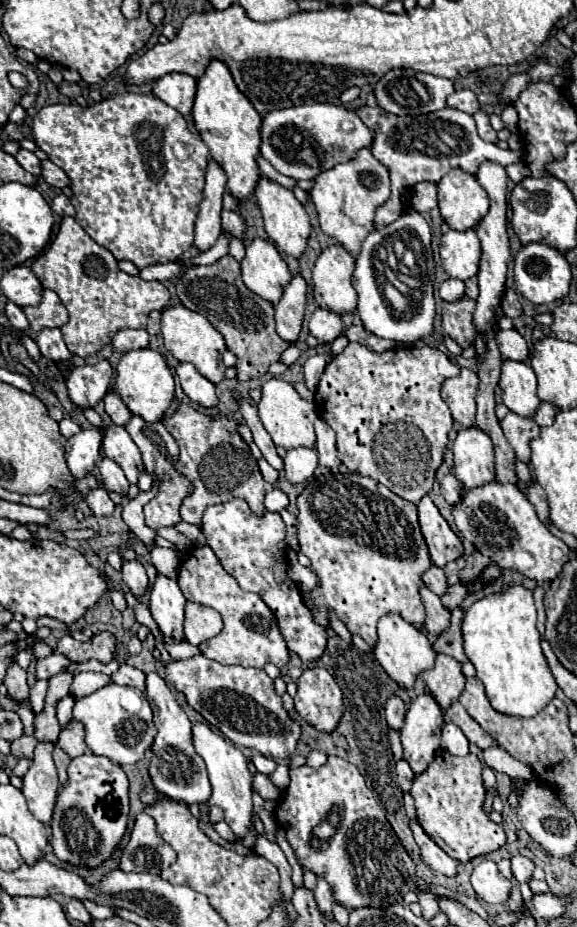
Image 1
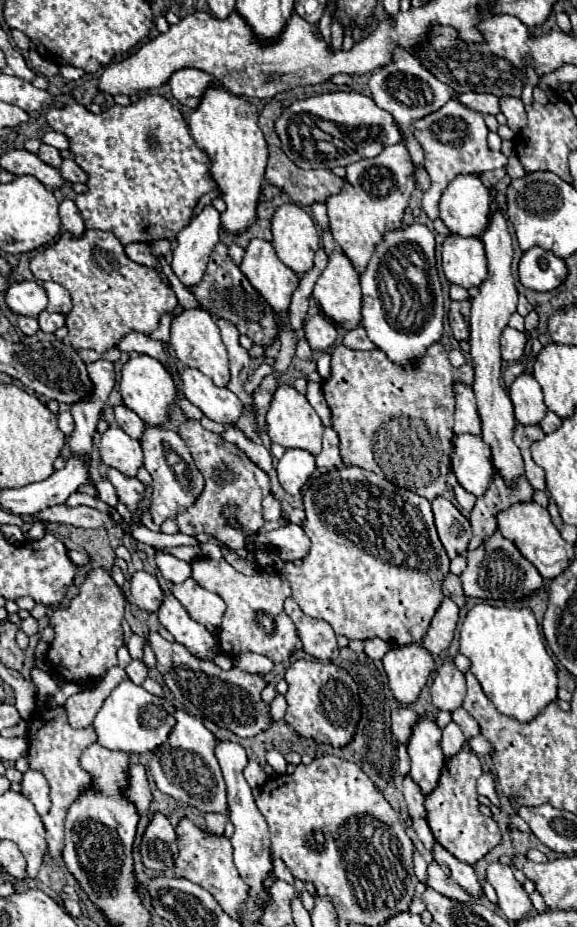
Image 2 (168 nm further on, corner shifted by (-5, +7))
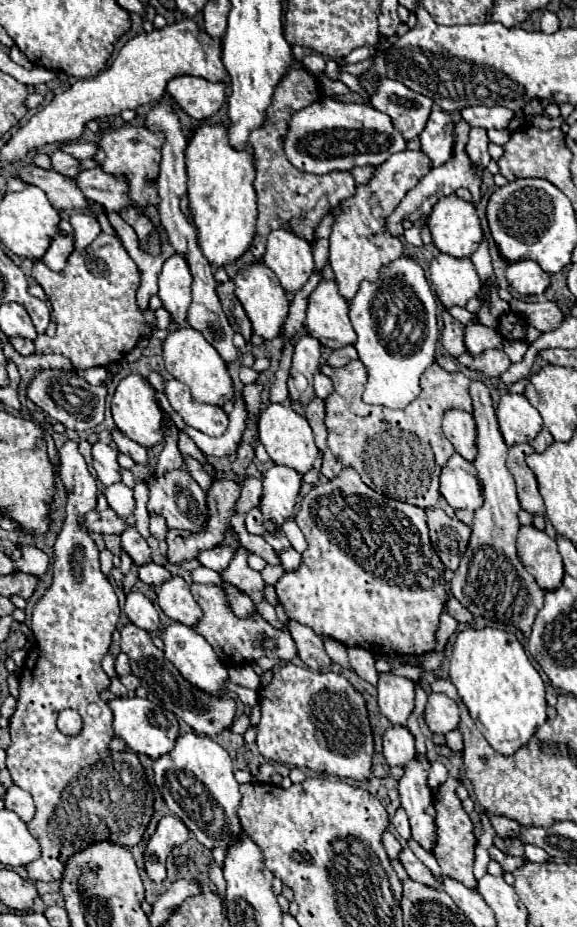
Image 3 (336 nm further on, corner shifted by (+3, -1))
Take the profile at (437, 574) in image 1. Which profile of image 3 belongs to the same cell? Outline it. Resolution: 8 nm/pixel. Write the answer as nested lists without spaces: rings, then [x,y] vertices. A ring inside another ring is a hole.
[[[450,597],[448,599],[448,603],[446,603],[446,611],[458,621],[458,623],[472,623],[474,621],[474,615],[458,601],[458,599],[454,599],[454,597]]]

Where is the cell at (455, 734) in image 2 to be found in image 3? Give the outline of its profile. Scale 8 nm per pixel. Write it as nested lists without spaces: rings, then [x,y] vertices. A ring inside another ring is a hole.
[[[432,763],[430,773],[428,773],[428,787],[432,789],[432,793],[438,791],[438,787],[448,779],[448,769],[442,763]]]

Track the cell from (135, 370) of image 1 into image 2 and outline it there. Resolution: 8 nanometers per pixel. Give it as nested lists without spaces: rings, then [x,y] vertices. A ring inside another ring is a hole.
[[[134,353],[122,367],[120,395],[128,409],[132,409],[148,425],[164,425],[176,403],[176,385],[168,369],[150,355]]]

